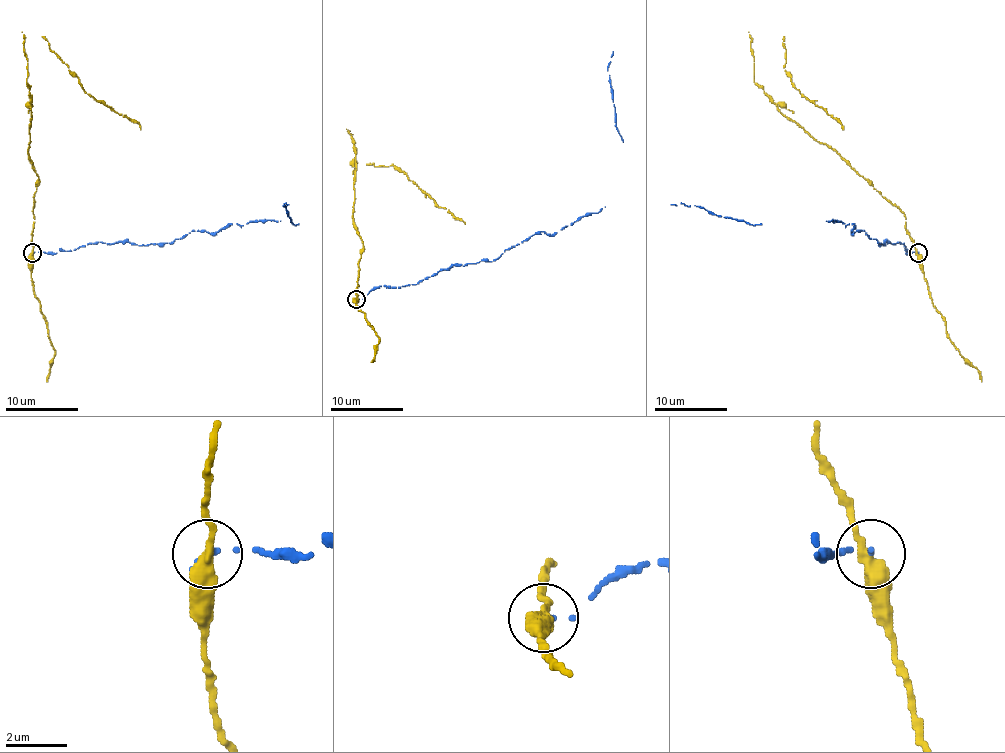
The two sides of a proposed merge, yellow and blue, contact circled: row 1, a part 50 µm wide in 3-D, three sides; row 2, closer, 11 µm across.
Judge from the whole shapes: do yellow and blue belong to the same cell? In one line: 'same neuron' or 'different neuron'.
different neuron

